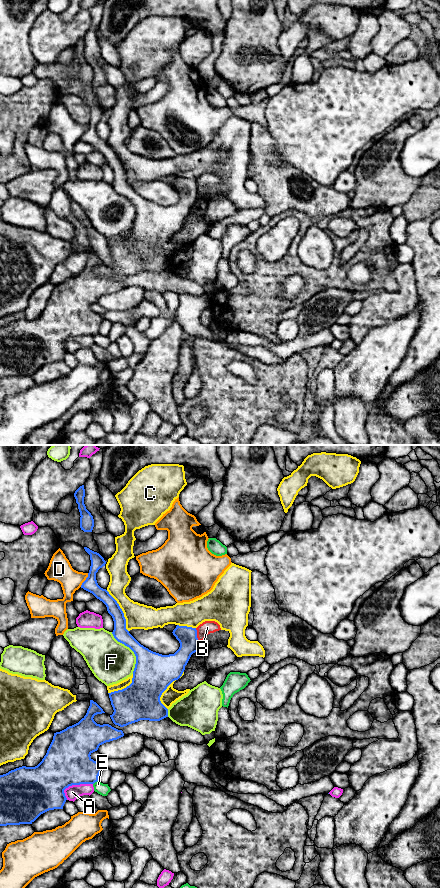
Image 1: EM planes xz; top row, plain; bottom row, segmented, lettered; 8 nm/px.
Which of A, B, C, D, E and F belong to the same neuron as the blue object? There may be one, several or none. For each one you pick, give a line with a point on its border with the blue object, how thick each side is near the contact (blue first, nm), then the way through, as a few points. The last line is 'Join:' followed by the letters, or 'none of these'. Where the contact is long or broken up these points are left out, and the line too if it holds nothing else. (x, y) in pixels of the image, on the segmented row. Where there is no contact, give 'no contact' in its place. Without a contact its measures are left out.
Join: none of these

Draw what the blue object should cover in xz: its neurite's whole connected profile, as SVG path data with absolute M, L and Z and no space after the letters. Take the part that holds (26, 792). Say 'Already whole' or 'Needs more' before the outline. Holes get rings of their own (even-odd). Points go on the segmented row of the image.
Already whole. M93 700L86 715L76 724L54 733L53 740L42 761L35 767L22 766L0 775L0 826L32 824L41 814L54 809L63 809L67 800L64 790L72 785L94 784L103 766L91 758L91 754L98 750L99 746L117 740L124 736L122 730L118 730L109 724L97 724L94 716L105 713Z

